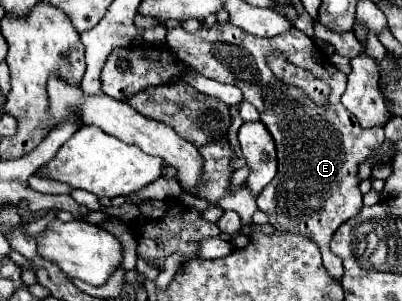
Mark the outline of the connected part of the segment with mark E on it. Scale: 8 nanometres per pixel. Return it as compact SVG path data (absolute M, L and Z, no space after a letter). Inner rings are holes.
M214 22L212 26L202 24L202 28L194 34L174 28L168 30L166 38L180 62L198 70L206 78L238 86L244 100L256 106L260 120L272 134L278 150L278 174L256 198L258 208L268 214L270 224L276 230L302 234L314 240L320 248L326 272L334 280L340 280L342 260L330 252L328 244L336 228L360 212L362 194L358 188L358 166L384 142L384 130L380 126L364 130L356 116L340 104L340 96L346 88L346 74L342 74L298 28L290 28L274 38L260 38L242 32L230 22ZM272 52L280 52L288 62L324 80L330 86L328 104L320 106L296 86L280 84L266 62Z

